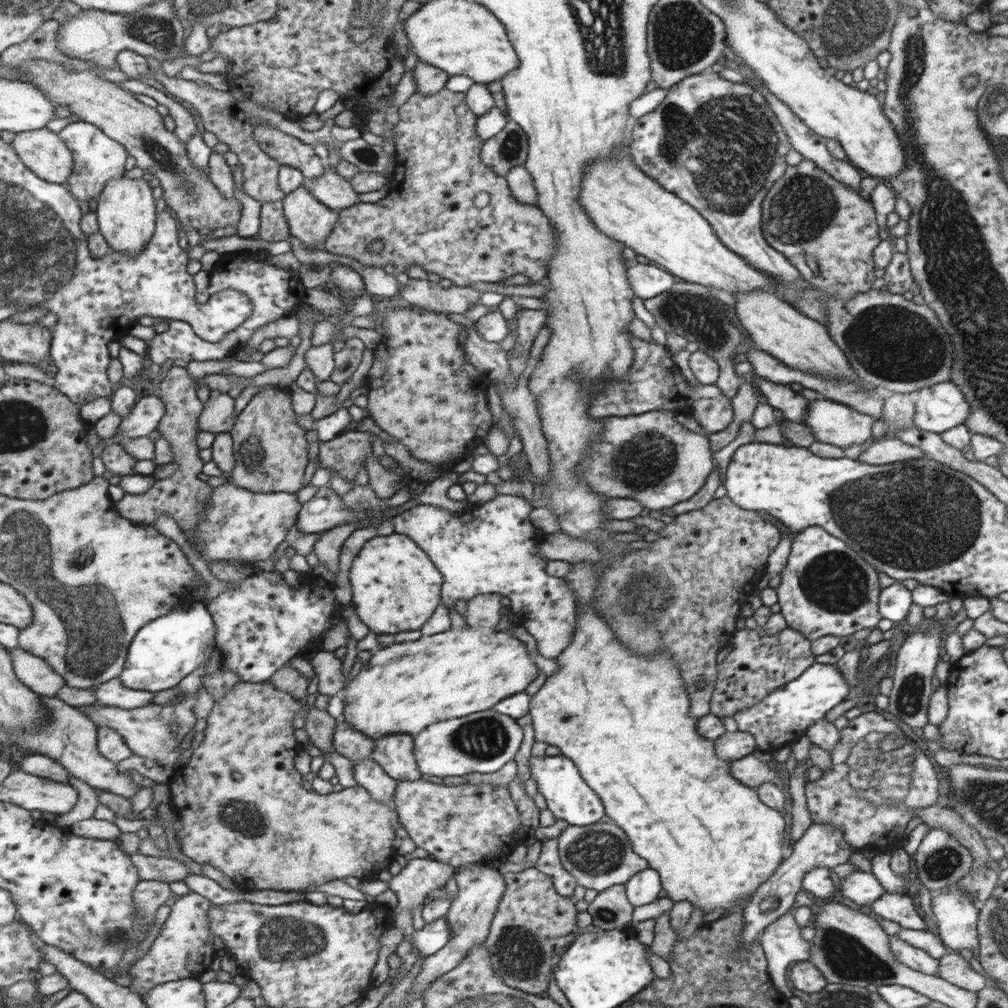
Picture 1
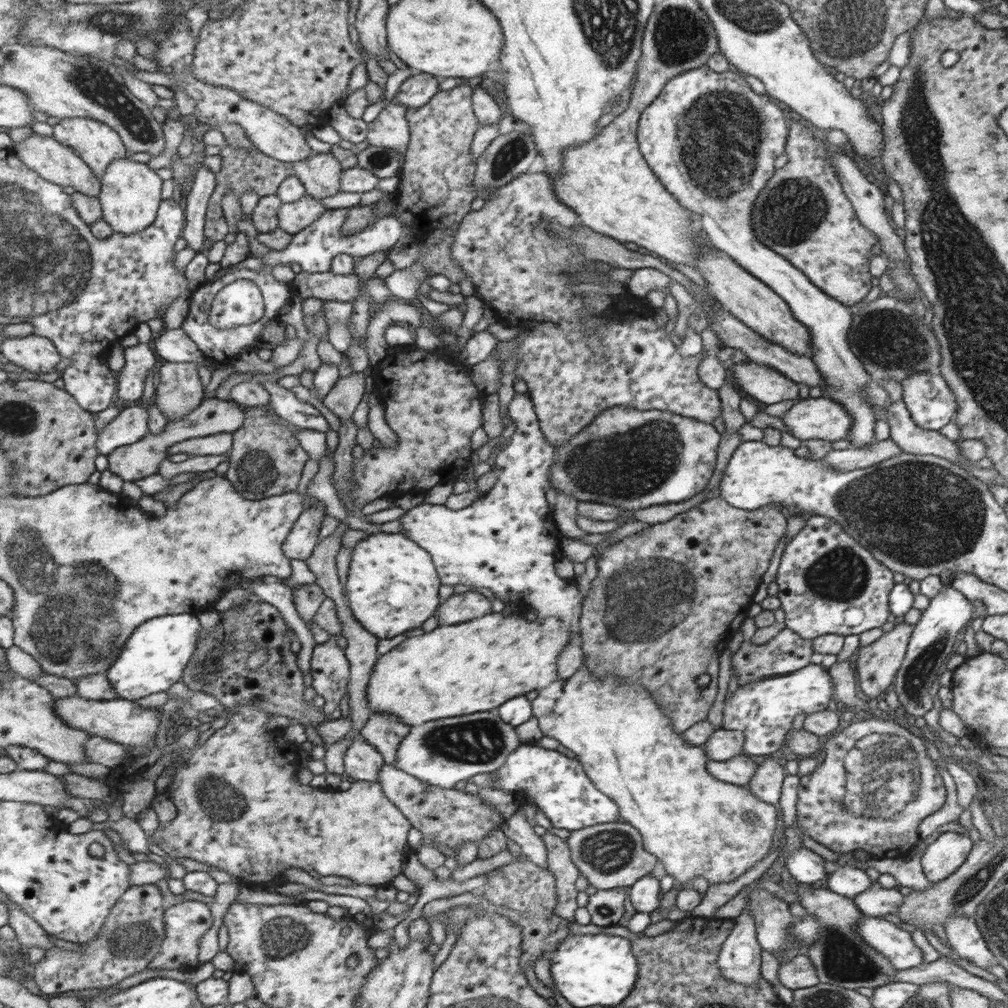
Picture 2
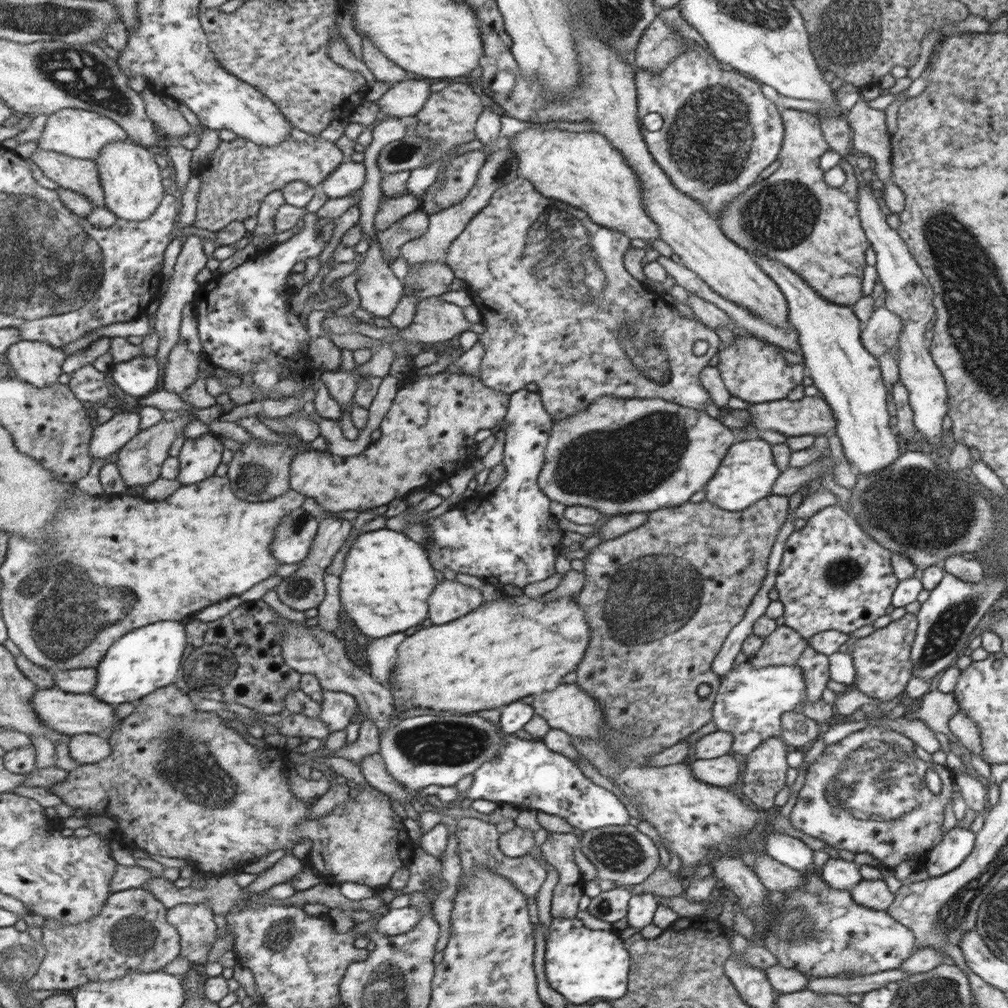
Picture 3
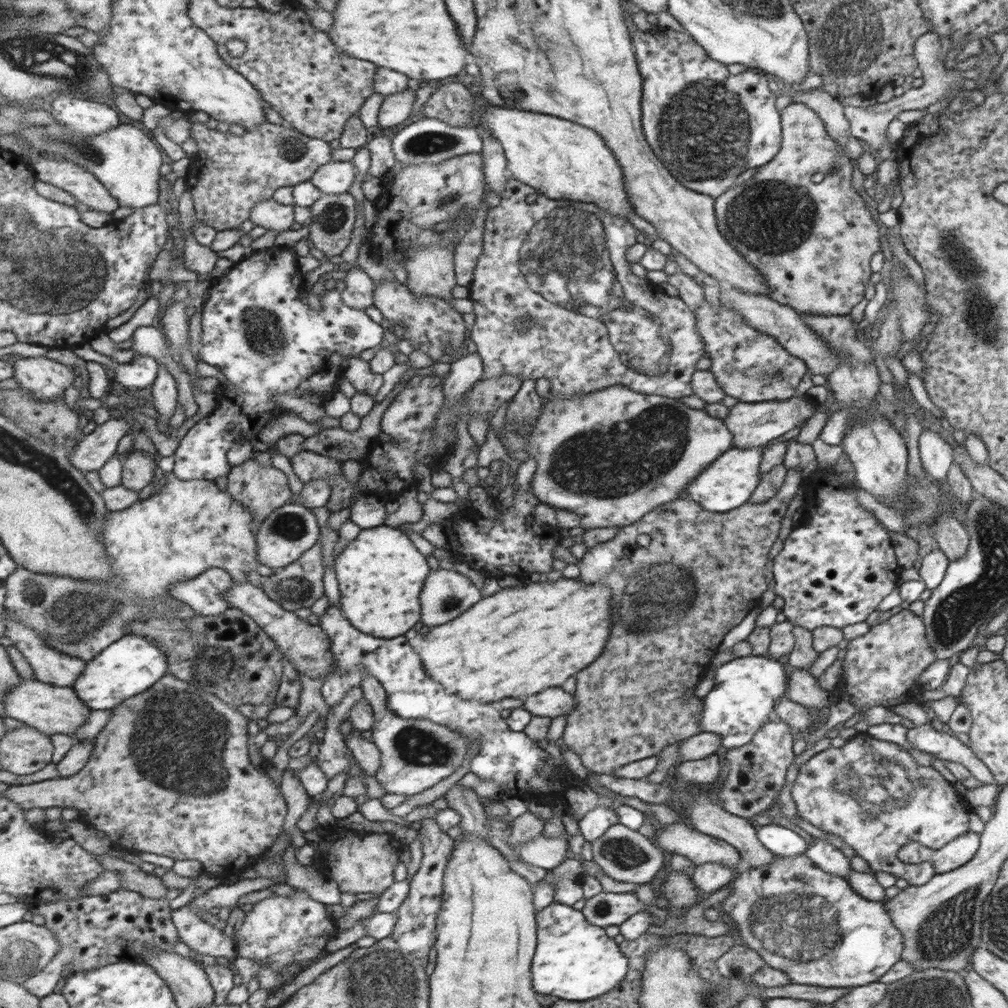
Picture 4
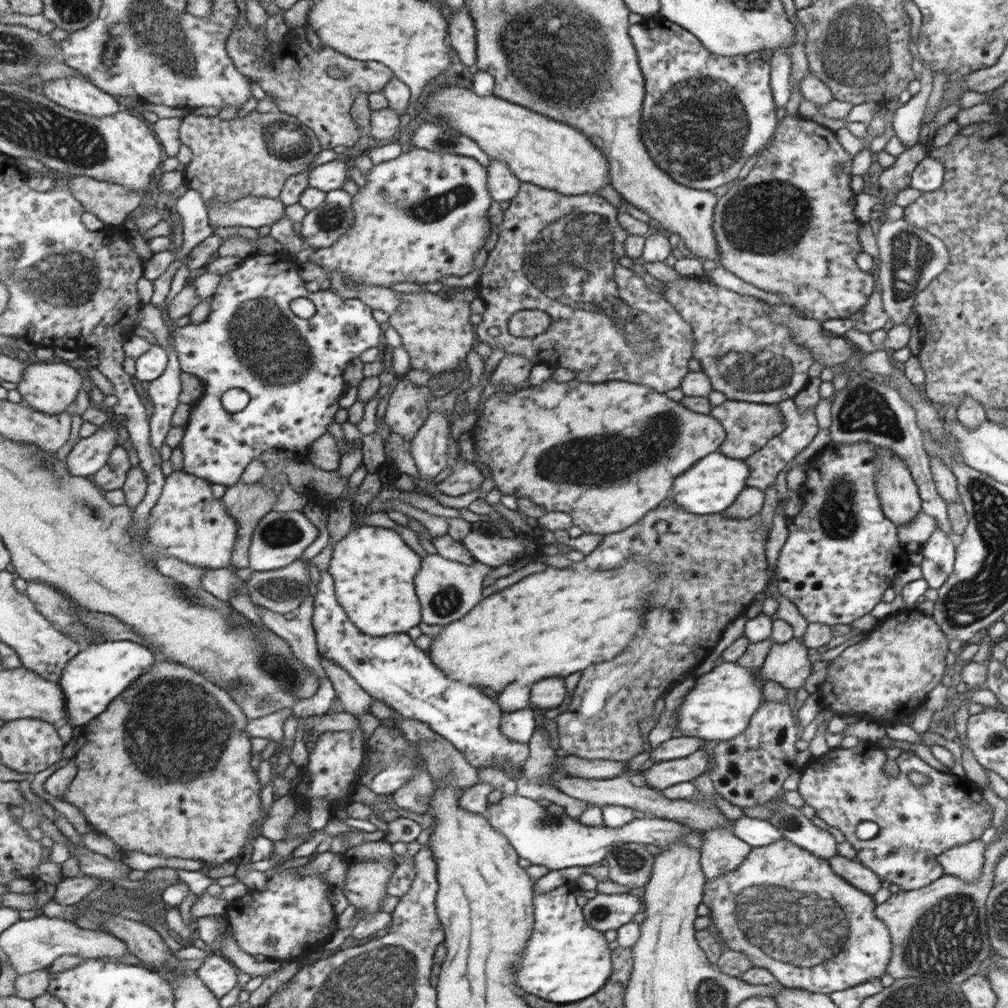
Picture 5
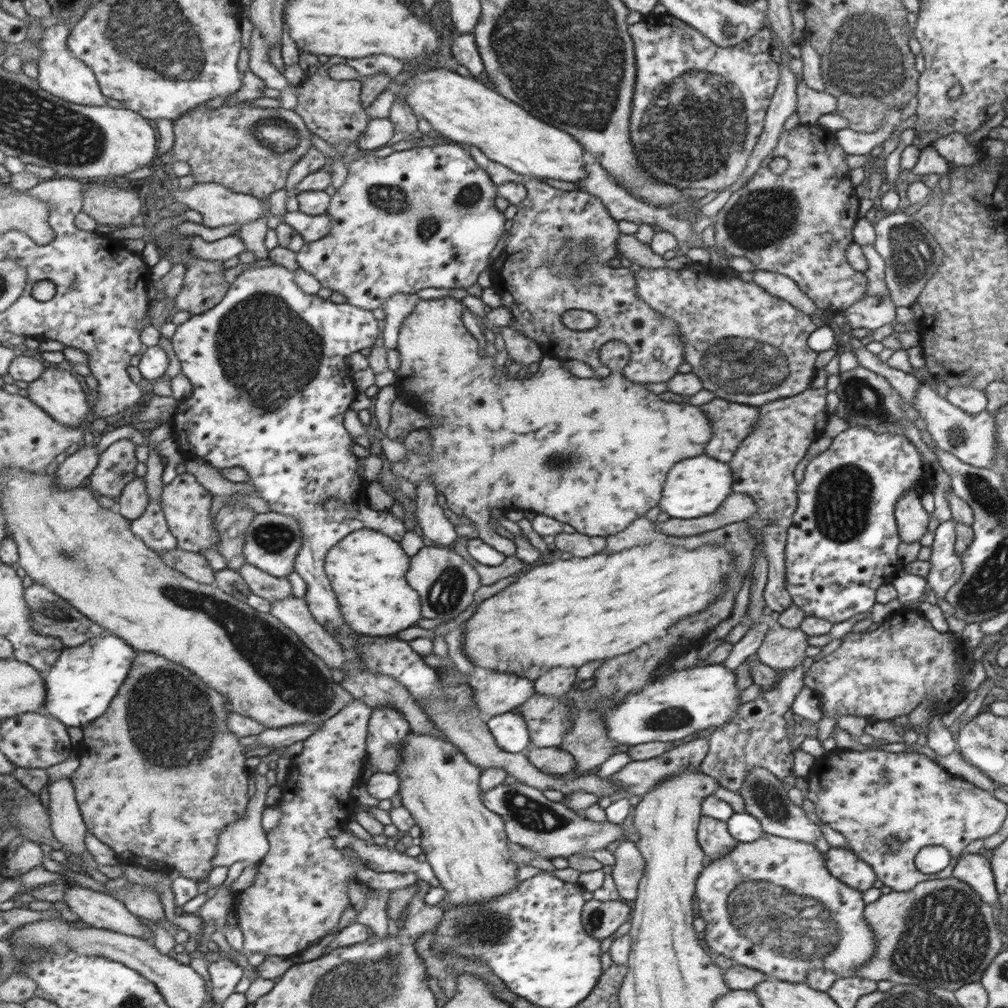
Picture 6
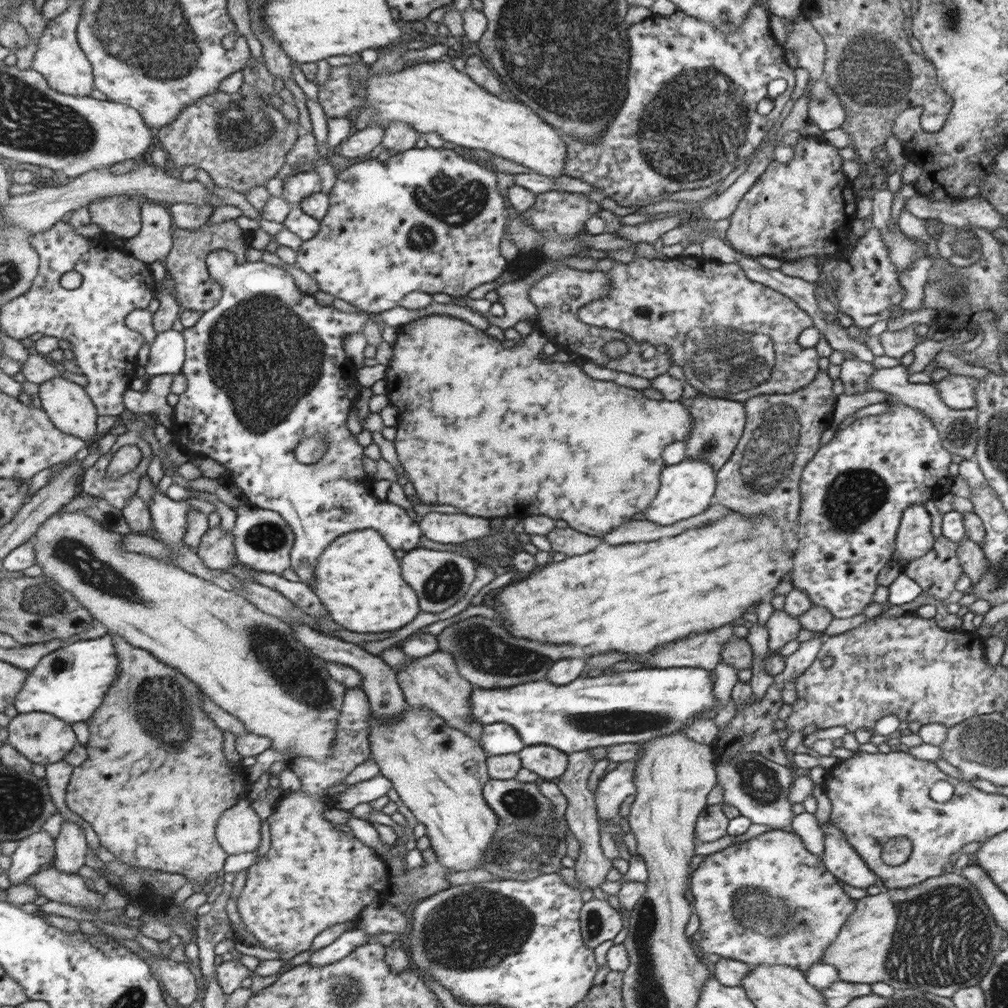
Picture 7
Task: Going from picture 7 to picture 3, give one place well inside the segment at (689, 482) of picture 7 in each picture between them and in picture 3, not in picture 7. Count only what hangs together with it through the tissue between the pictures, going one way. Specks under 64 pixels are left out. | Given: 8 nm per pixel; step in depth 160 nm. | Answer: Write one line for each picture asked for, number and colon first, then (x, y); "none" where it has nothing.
3: (747, 474)
4: (728, 482)
5: (712, 487)
6: (698, 486)

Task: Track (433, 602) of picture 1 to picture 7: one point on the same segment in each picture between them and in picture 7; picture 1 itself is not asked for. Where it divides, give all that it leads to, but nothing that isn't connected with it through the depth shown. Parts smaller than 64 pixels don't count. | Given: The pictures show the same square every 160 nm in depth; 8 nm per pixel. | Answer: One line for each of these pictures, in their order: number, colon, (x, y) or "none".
2: (393, 587)
3: (387, 579)
4: (380, 572)
5: (373, 568)
6: (368, 568)
7: (358, 580)

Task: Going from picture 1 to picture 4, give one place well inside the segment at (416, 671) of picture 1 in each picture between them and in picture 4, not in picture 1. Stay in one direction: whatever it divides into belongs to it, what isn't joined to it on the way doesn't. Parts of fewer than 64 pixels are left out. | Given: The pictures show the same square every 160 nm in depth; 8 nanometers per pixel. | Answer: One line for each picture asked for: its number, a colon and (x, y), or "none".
2: (493, 658)
3: (501, 652)
4: (485, 662)

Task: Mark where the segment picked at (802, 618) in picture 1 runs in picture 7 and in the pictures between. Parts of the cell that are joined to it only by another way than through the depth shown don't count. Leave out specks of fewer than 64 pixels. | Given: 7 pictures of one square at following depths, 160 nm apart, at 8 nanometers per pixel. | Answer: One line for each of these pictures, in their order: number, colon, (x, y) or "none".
2: (828, 584)
3: (831, 575)
4: (833, 569)
5: (841, 553)
6: (840, 547)
7: (852, 493)

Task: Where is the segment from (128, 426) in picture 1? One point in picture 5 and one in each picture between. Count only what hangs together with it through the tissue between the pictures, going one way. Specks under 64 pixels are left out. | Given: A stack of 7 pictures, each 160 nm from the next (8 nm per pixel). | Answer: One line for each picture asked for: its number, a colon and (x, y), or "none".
2: (133, 423)
3: (109, 437)
4: (96, 449)
5: (87, 457)

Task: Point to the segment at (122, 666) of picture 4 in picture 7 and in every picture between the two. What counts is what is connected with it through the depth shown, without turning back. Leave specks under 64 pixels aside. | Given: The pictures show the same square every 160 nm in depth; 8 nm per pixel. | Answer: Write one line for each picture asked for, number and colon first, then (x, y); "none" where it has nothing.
5: (101, 672)
6: (81, 686)
7: (71, 683)

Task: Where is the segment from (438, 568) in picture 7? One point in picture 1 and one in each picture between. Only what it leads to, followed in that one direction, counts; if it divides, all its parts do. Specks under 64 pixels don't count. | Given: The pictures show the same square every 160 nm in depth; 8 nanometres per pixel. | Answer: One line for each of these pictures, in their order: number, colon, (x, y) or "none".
1: (483, 610)
2: (457, 608)
3: (452, 600)
4: (445, 594)
5: (446, 589)
6: (449, 582)

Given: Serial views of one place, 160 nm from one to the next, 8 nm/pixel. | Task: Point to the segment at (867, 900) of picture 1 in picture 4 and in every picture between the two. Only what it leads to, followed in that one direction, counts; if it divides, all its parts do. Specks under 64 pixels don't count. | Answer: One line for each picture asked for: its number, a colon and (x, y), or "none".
2: (848, 882)
3: (839, 874)
4: (824, 856)

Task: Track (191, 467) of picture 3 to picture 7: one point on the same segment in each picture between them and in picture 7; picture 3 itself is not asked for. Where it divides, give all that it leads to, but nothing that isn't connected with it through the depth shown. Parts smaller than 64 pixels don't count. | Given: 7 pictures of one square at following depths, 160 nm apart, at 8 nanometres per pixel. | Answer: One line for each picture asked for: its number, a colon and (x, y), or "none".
4: (255, 330)
5: (292, 368)
6: (271, 385)
7: (267, 368)

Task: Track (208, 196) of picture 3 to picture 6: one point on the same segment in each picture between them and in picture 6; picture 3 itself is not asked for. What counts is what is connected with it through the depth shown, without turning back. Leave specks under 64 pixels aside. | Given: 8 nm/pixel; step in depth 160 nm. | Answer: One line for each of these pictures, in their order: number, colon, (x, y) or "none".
4: (231, 174)
5: (253, 156)
6: (249, 150)

